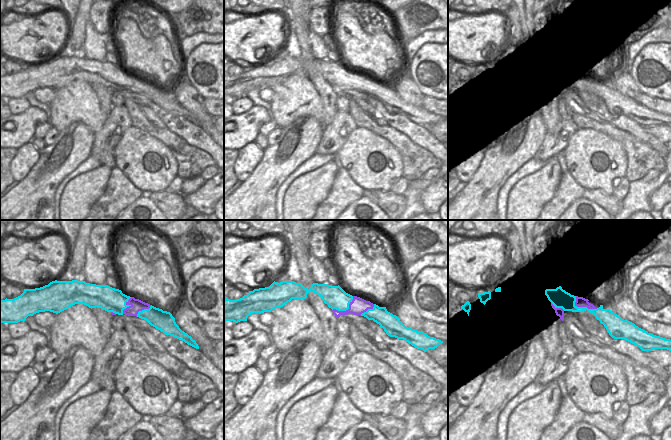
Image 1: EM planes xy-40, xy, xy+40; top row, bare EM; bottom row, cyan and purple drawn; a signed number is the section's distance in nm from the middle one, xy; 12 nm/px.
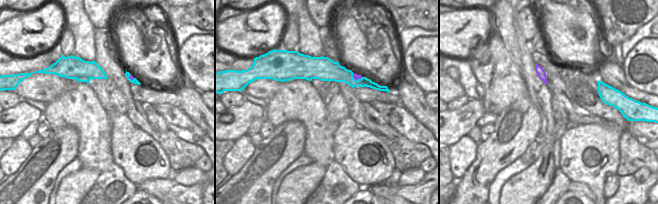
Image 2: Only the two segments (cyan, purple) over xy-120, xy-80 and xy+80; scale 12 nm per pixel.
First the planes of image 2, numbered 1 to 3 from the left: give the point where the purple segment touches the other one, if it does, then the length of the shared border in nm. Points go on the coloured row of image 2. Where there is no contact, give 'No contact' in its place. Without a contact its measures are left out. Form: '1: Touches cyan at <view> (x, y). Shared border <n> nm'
1: Touches cyan at xy-120 (128, 77). Shared border 90 nm
2: Touches cyan at xy-80 (355, 80). Shared border 140 nm
3: No contact.

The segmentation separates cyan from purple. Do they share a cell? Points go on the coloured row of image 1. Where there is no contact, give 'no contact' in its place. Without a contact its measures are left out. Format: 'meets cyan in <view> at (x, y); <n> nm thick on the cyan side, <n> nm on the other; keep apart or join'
meets cyan in xy+40 at (582, 307); 200 nm thick on the cyan side, 120 nm on the other; keep apart

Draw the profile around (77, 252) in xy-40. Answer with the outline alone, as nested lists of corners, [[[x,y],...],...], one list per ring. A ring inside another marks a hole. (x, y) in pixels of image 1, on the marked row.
[[[79,234],[77,235],[75,244],[72,245],[69,237],[65,235],[65,244],[67,249],[67,255],[72,258],[72,269],[76,275],[80,277],[78,281],[84,281],[84,264],[85,264],[85,249],[87,244],[84,242],[84,238]]]

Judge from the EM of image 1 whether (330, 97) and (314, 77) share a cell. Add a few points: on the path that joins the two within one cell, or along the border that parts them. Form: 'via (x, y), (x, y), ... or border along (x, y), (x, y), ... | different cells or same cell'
via (326, 92), (319, 82) | same cell

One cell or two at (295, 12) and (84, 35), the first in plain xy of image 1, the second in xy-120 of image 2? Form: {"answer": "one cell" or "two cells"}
{"answer": "two cells"}

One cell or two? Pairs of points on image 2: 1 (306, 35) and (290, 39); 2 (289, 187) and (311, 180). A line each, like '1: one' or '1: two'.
1: two
2: one

